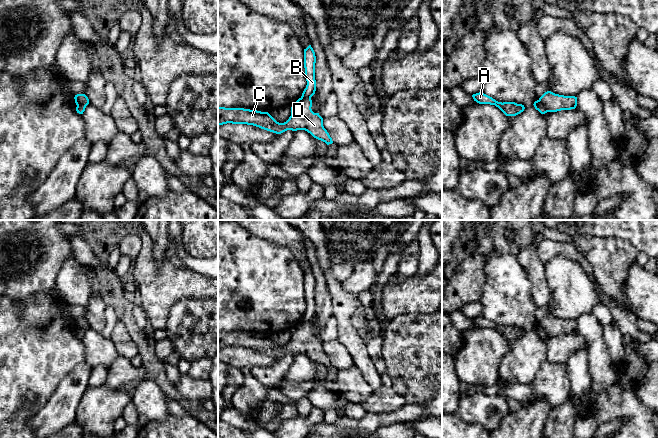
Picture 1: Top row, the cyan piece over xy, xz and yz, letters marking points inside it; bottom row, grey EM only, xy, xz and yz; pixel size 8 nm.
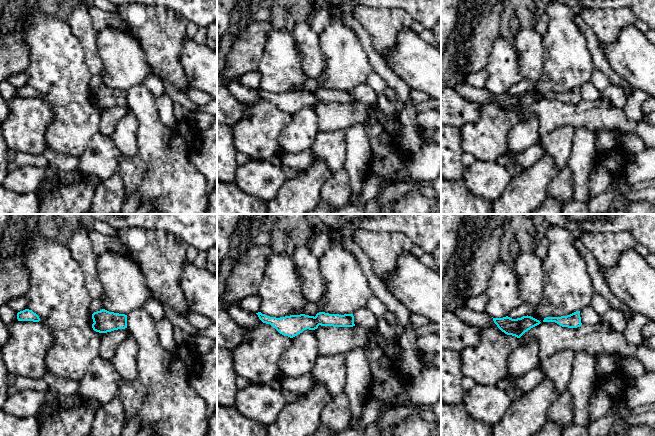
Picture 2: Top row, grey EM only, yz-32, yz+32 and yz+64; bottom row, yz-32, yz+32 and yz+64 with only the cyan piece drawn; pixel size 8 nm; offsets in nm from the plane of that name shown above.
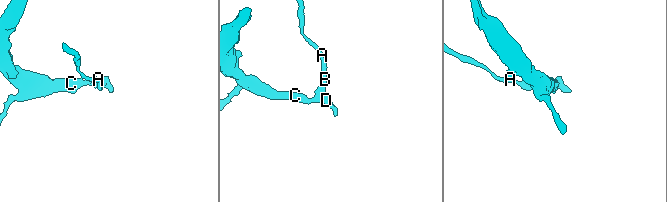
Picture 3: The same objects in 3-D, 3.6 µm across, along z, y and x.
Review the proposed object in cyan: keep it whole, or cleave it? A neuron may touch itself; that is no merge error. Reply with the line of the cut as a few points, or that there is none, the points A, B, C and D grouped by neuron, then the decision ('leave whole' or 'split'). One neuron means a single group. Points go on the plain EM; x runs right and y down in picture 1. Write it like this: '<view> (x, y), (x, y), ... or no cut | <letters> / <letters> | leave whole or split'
yz (538, 324), (547, 335) | A B / C D | split

